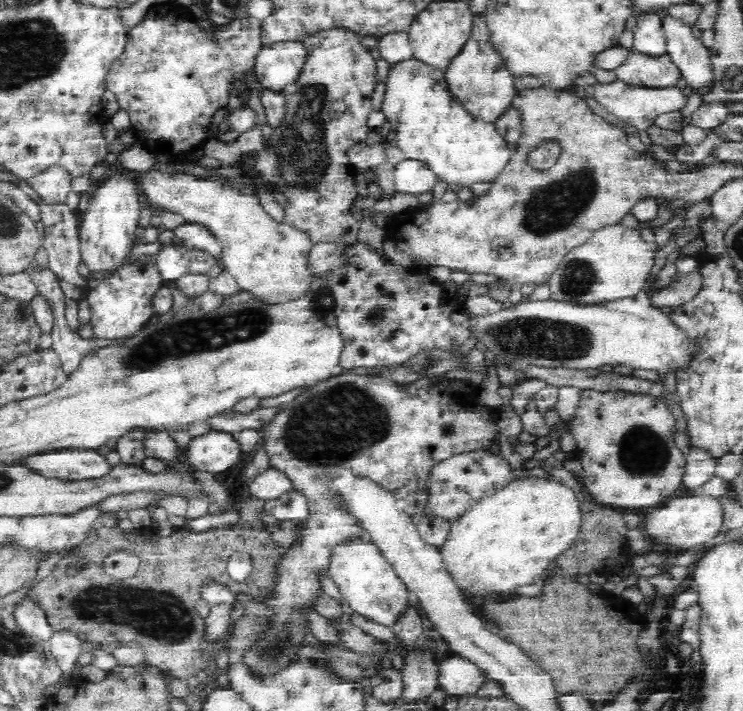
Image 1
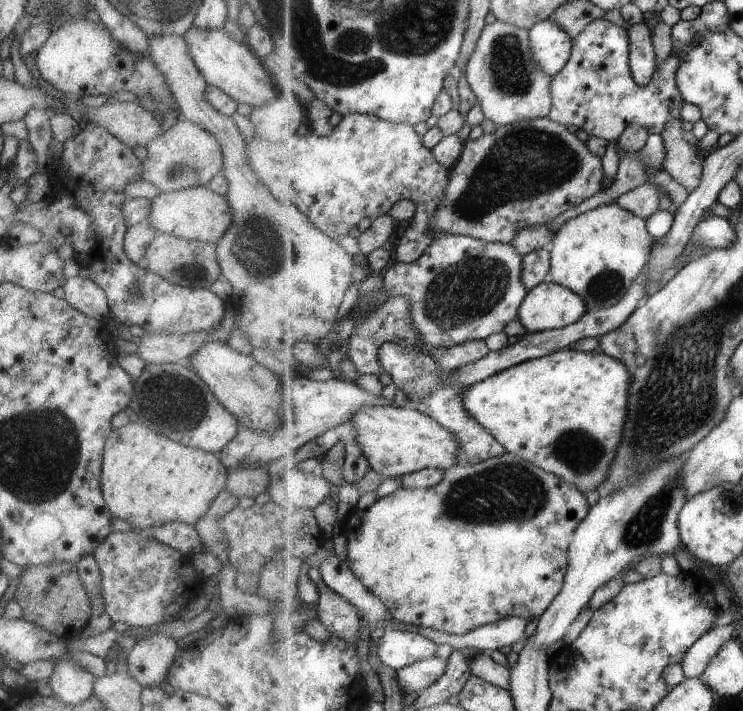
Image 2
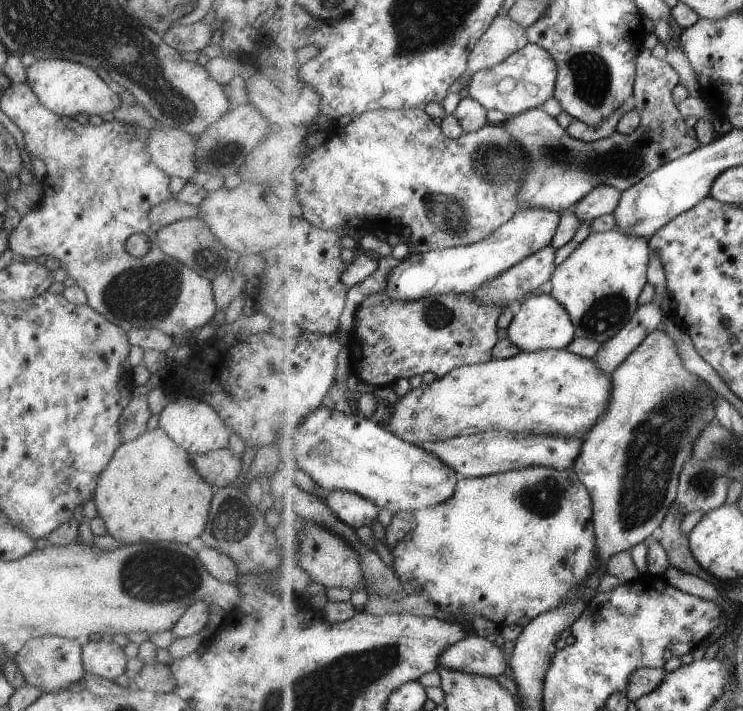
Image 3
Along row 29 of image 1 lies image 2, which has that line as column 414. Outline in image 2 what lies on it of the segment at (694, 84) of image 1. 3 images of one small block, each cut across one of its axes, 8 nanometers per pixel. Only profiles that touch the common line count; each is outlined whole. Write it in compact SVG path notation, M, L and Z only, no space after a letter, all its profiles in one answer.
M439 656L418 661L413 665L404 667L397 672L401 687L406 687L410 692L419 692L436 684L448 670L449 662L441 660Z

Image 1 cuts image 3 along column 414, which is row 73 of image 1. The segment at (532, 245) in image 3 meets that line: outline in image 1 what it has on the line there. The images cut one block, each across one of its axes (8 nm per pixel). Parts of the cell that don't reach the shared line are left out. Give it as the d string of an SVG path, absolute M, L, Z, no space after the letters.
M290 40L290 42L278 42L269 46L263 46L255 59L253 73L257 80L257 86L264 86L273 92L283 92L286 85L290 85L300 77L303 67L309 58L302 42Z

